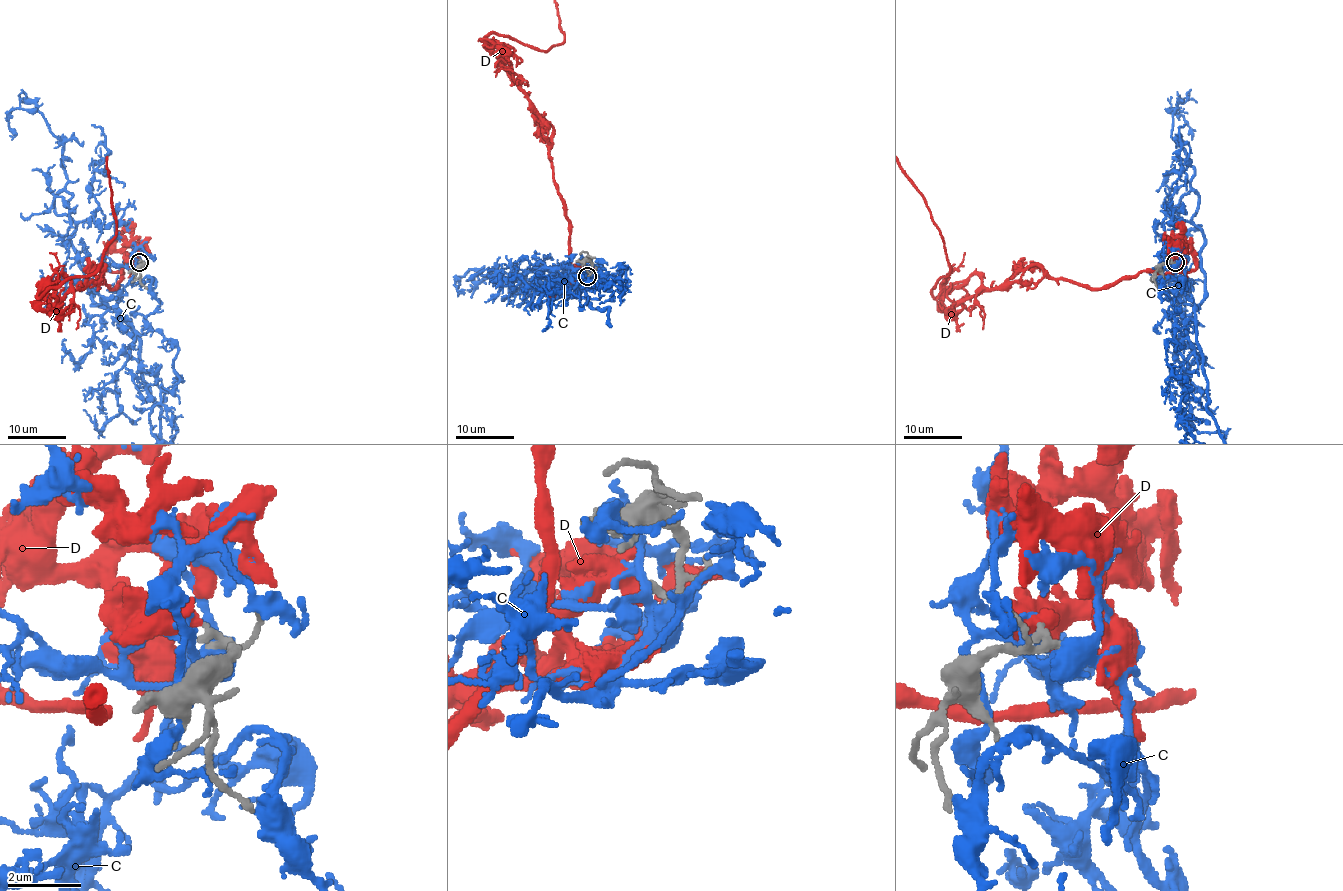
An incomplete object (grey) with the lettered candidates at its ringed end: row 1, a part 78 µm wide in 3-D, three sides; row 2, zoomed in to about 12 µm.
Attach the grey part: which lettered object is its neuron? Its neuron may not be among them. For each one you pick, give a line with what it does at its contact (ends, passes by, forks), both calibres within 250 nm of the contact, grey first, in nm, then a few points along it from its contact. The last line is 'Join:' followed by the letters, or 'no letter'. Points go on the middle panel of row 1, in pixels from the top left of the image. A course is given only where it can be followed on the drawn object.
Join: no letter

